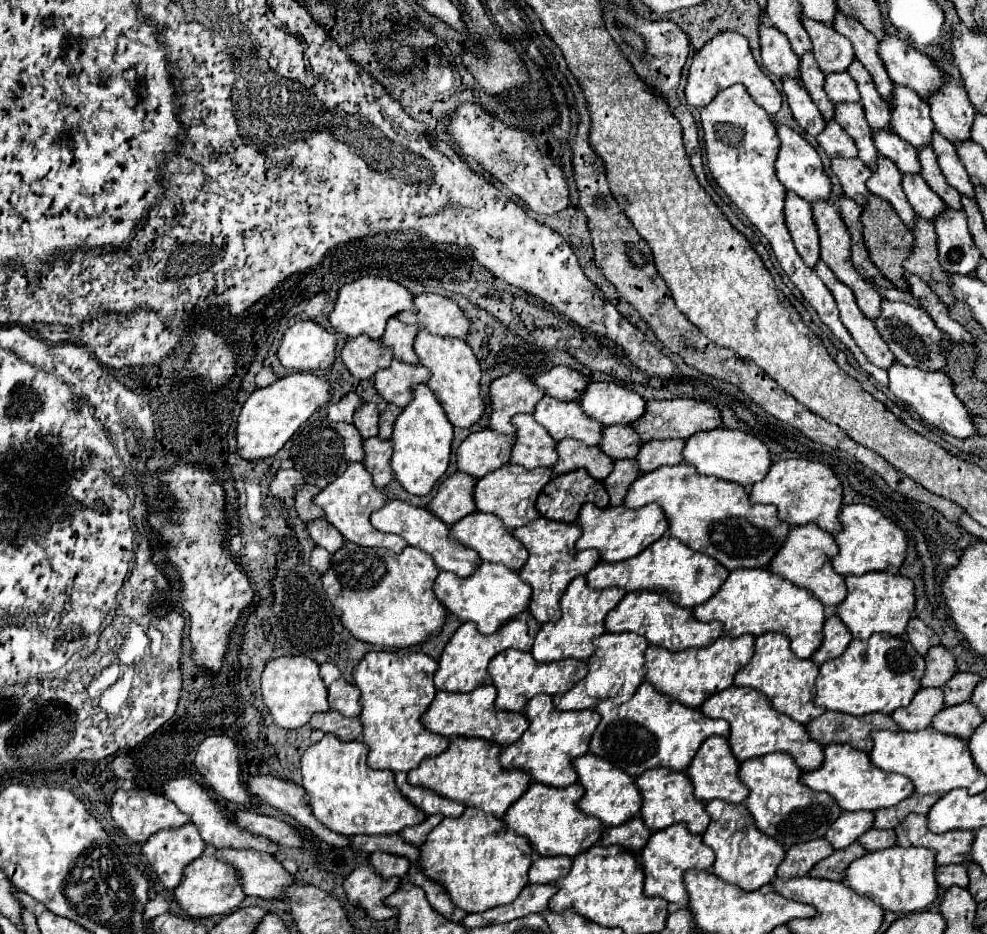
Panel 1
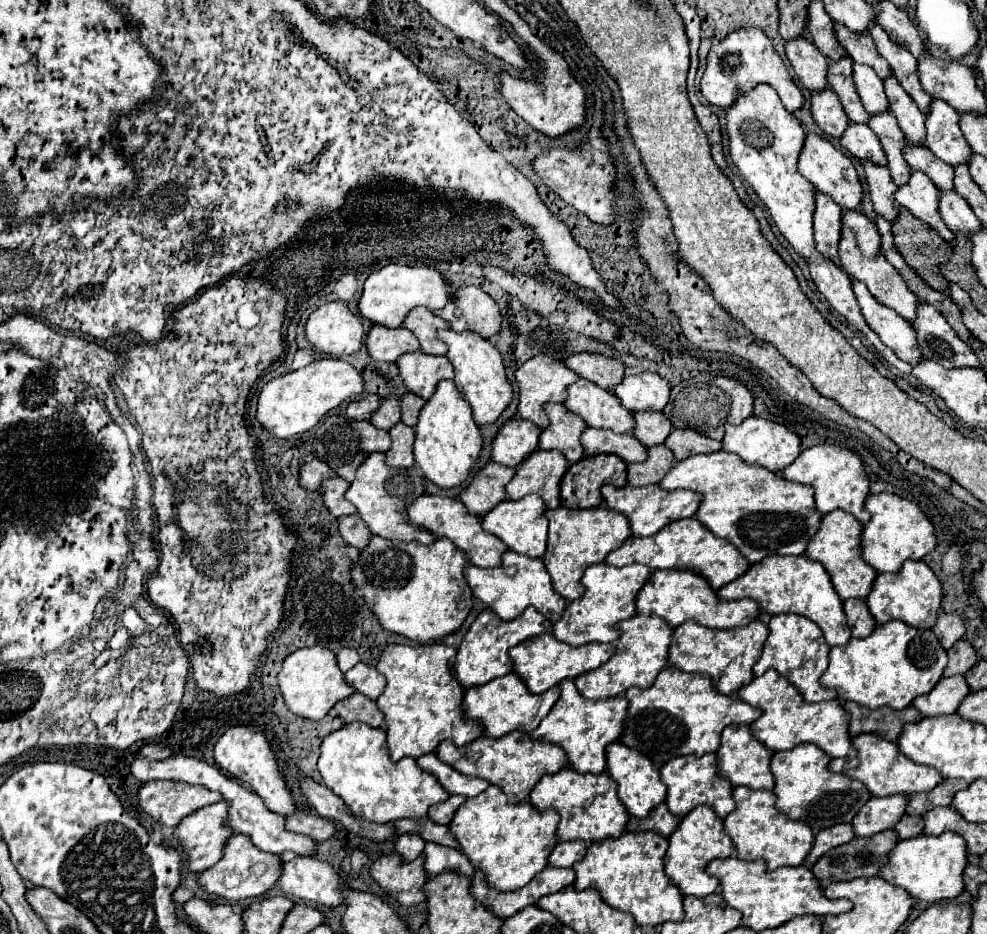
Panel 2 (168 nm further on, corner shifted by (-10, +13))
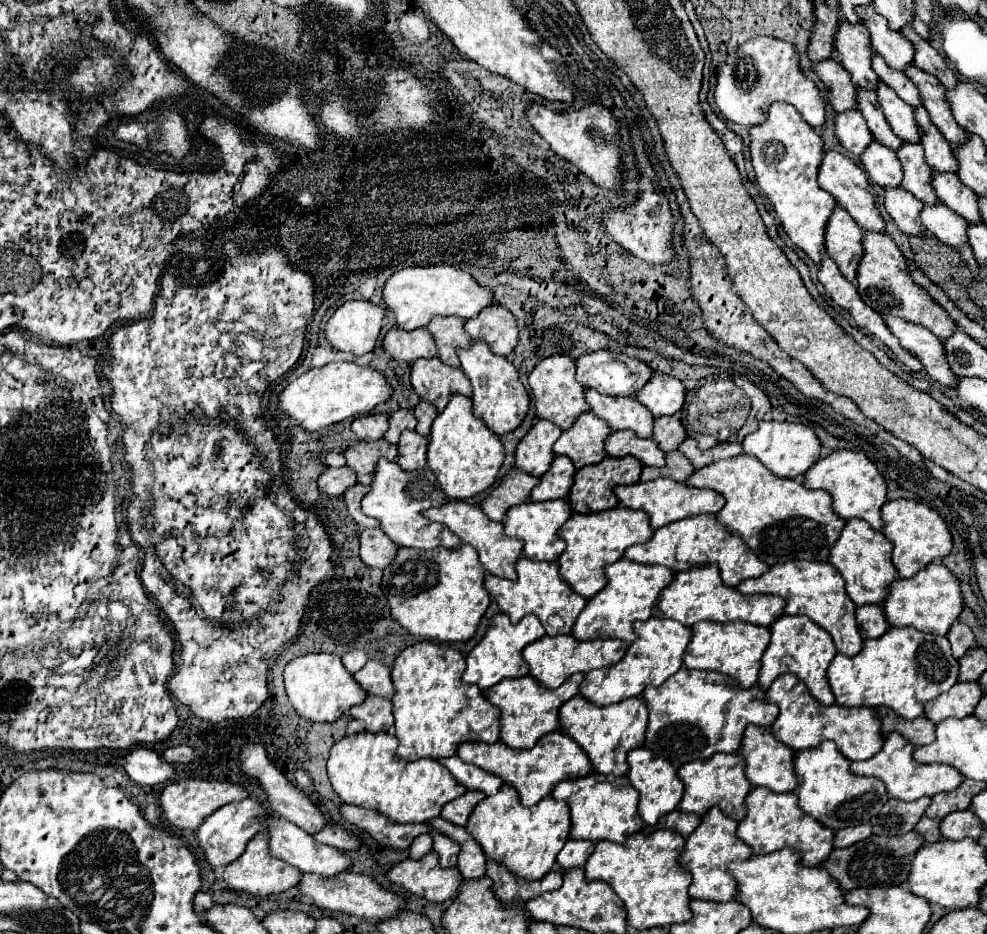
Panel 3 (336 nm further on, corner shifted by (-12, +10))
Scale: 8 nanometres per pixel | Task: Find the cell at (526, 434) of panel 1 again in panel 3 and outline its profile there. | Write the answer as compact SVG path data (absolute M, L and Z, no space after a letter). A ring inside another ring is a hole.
M584 412L578 416L572 428L562 432L562 436L554 444L554 452L570 456L572 464L580 470L588 464L600 462L606 456L604 438L608 434L610 428L604 420L600 420L592 412Z

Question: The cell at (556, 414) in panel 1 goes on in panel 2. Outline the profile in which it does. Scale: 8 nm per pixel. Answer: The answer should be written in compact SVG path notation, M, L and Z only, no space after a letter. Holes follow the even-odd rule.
M578 379L568 389L564 403L572 413L578 413L586 423L616 423L616 425L590 425L598 429L612 429L614 433L632 433L634 413L622 407L612 391L592 385L586 379Z

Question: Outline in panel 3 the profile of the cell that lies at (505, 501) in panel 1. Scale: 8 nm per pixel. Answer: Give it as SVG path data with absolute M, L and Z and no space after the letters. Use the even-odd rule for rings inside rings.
M554 456L550 470L540 478L538 486L530 492L532 502L544 502L544 500L556 500L564 498L570 492L570 486L574 482L574 464L570 464L568 456Z

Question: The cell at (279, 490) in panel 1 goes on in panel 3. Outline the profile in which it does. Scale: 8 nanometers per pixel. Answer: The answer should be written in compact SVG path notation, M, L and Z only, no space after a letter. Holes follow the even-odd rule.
M348 466L342 468L324 468L318 476L318 490L328 496L342 496L344 488L356 484L356 472Z

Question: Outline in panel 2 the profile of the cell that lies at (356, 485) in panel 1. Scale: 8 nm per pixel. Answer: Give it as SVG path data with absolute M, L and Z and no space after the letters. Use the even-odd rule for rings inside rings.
M372 453L356 473L354 483L346 491L346 499L356 505L358 515L366 521L370 531L384 539L400 539L400 541L420 541L420 543L434 543L436 535L424 531L422 527L410 525L406 515L406 505L412 505L420 495L424 495L424 475L418 467L402 469L390 467L384 461L384 453Z

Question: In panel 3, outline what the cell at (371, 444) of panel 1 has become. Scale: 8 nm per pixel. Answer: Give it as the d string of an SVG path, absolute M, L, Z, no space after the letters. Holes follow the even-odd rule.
M406 430L400 436L398 442L398 458L396 464L404 470L420 470L426 466L426 446L428 446L428 438Z

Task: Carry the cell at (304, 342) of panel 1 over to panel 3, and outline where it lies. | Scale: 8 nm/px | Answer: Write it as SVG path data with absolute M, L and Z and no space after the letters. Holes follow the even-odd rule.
M352 300L336 308L324 326L324 334L336 350L364 356L372 352L382 328L382 320L382 308L366 300Z

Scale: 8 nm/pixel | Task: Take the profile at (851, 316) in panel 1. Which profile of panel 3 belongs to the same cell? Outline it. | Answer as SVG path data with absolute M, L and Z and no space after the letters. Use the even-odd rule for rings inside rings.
M882 316L886 326L892 330L892 334L900 340L900 346L908 352L912 352L922 364L924 370L932 380L936 380L940 386L954 386L956 376L952 374L946 358L944 358L944 346L942 340L936 338L932 332L928 332L922 326L910 324L906 320L900 320L896 316Z

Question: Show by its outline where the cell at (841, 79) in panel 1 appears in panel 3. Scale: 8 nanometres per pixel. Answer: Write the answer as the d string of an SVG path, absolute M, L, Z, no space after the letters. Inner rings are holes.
M880 82L876 86L876 96L878 96L878 104L892 128L892 132L906 142L918 142L918 126L914 122L914 110L910 104L904 104L904 100L900 100L896 96L896 92L892 92L892 88L888 88L884 82Z

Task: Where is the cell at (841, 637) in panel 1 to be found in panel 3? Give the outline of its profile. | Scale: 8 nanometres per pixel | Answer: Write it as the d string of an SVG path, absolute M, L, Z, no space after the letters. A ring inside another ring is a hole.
M866 604L856 608L856 620L864 638L878 638L888 630L884 610L876 604Z

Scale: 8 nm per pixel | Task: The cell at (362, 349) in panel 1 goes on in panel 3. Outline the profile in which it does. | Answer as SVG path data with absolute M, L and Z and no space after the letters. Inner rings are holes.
M392 328L382 340L382 348L390 358L398 362L414 362L416 358L436 356L436 344L424 328L416 328L410 332Z

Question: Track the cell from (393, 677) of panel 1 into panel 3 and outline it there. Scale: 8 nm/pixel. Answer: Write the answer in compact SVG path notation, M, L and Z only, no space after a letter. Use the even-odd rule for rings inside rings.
M416 642L408 646L392 666L394 682L394 718L396 738L400 742L398 756L402 760L446 758L454 756L462 742L494 744L500 736L500 712L492 706L478 686L460 680L466 662L462 654L448 644Z

